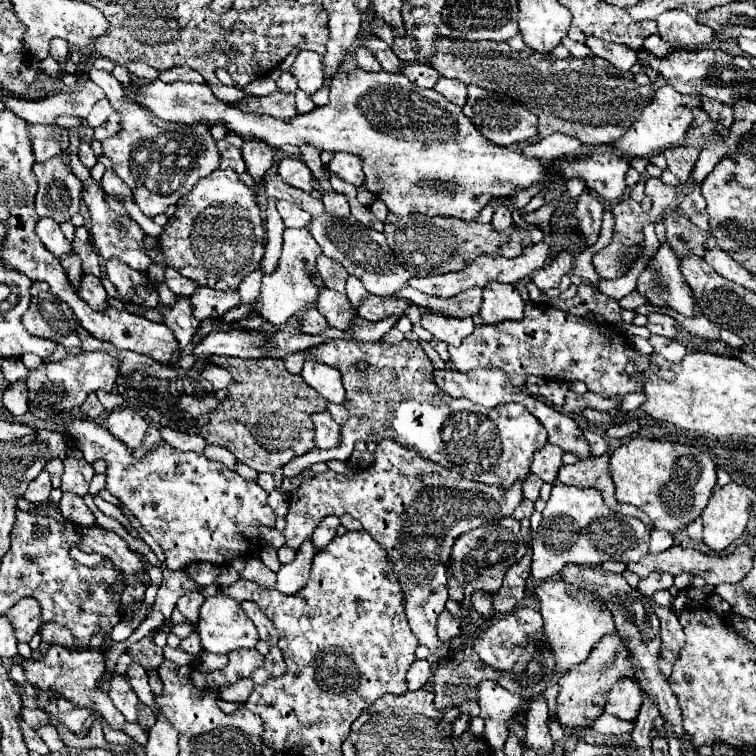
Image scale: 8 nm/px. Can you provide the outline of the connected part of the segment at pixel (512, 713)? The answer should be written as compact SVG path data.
M482 681L478 683L478 705L480 717L486 723L486 743L492 751L500 751L508 737L506 721L516 717L516 711L522 705L522 697L502 689L494 681Z

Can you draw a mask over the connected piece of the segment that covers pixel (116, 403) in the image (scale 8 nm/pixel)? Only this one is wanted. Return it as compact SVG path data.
M96 391L96 395L98 395L98 399L100 399L100 403L104 405L104 409L106 409L106 411L114 411L114 409L118 409L118 407L124 403L124 399L122 399L120 395L116 395L116 393Z

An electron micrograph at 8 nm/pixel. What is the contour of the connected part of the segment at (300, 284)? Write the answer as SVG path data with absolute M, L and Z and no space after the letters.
M306 227L302 229L286 229L284 231L284 247L282 257L278 261L278 269L272 275L262 277L262 289L260 289L260 315L270 325L282 325L286 323L294 313L304 311L306 307L314 305L314 299L318 297L318 287L310 283L310 271L316 271L316 257L320 255L318 243L314 243L314 237Z

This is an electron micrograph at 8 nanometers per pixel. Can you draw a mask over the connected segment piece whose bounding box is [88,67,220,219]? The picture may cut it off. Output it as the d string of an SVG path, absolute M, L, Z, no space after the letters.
M92 67L88 77L106 91L108 101L120 115L120 131L118 135L102 141L102 155L112 161L116 175L132 189L132 201L146 217L154 219L156 215L166 213L166 209L190 193L200 179L220 167L220 151L210 133L210 125L196 121L186 127L184 123L164 121L142 107L132 93L126 93L126 87L118 83L112 73Z

